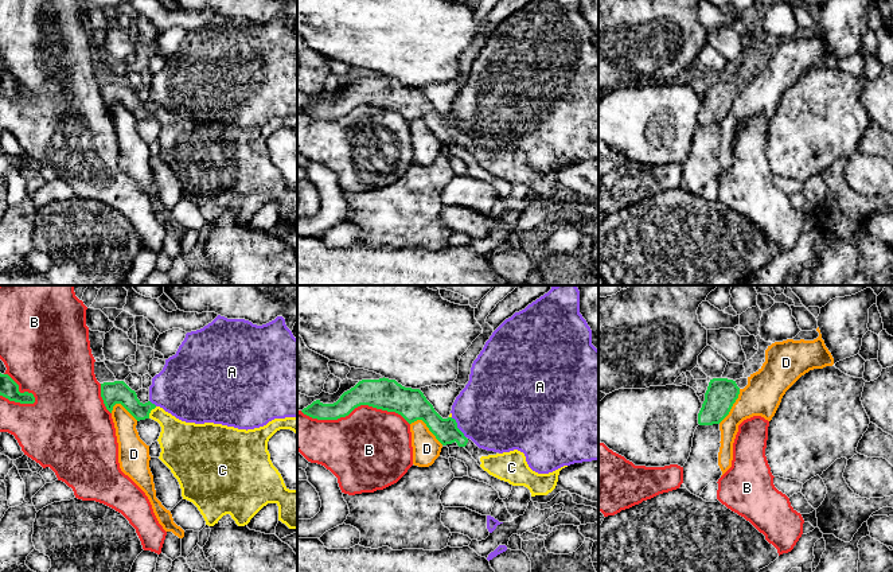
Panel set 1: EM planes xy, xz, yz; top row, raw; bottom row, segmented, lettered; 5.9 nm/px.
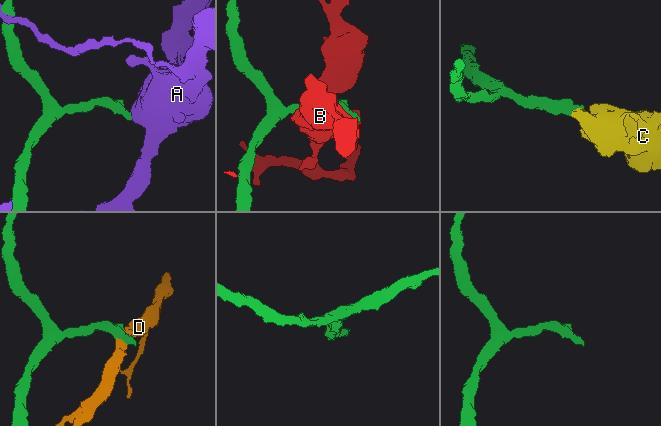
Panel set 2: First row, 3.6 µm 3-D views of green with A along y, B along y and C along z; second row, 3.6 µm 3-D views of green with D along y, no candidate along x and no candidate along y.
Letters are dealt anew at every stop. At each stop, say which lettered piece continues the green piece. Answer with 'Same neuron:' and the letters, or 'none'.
Same neuron: C

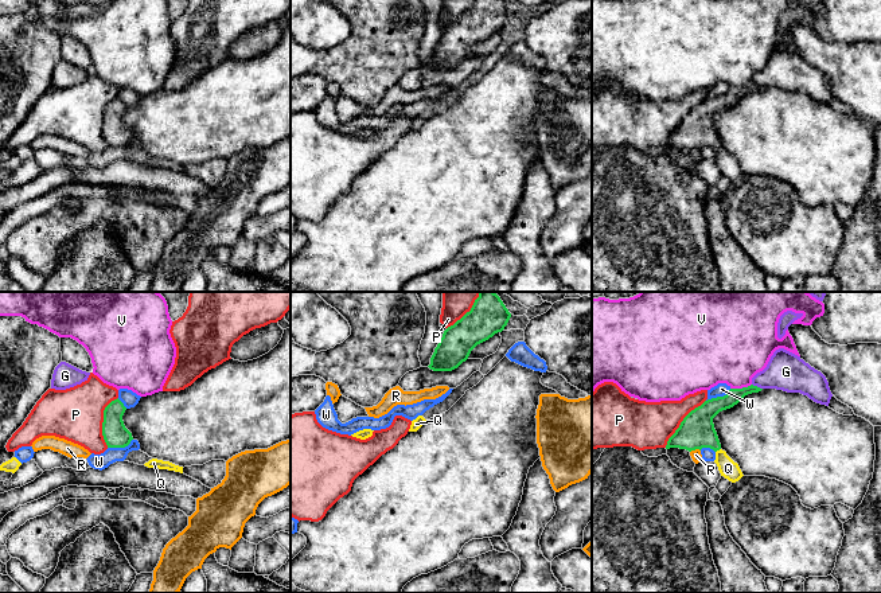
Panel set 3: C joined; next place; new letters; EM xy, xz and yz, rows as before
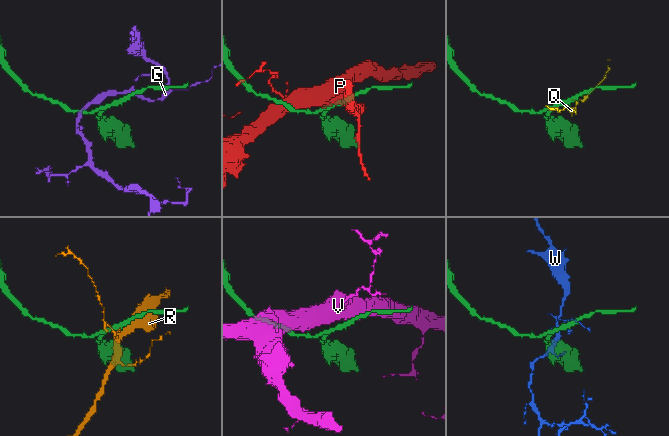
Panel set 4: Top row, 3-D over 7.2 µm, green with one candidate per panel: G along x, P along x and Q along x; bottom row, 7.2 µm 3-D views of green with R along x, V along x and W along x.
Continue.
Same neuron: none

